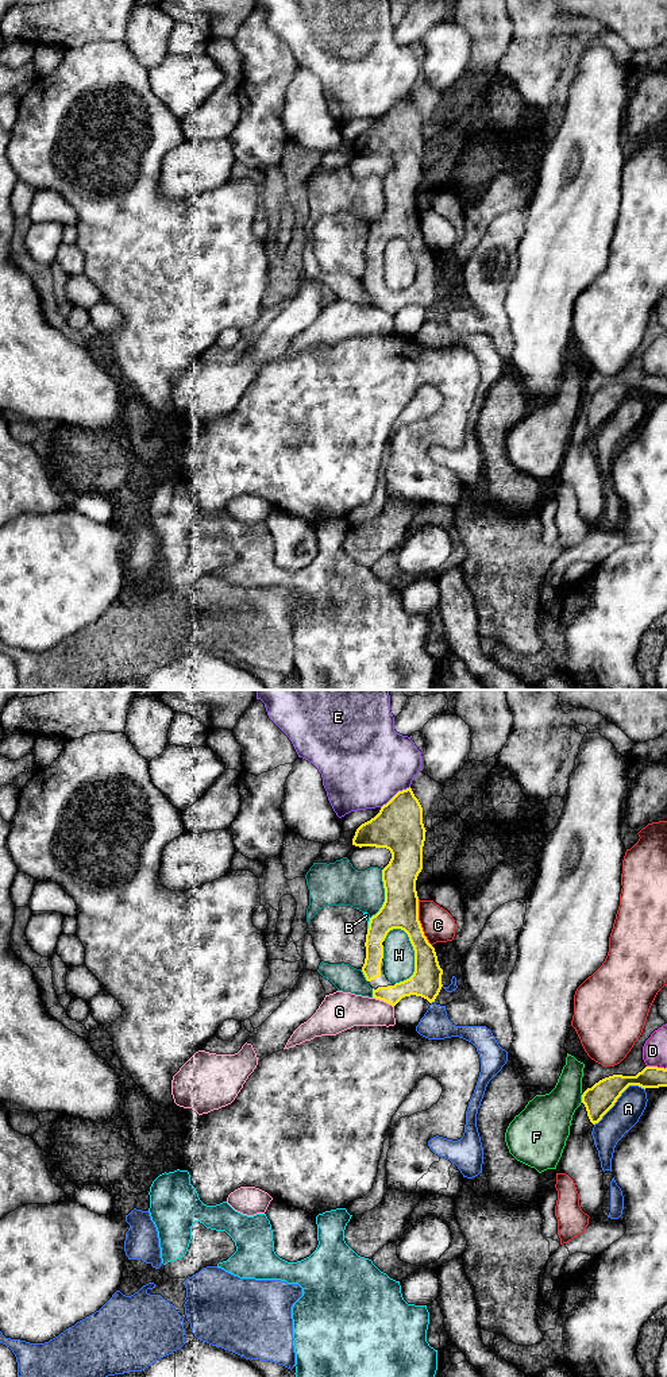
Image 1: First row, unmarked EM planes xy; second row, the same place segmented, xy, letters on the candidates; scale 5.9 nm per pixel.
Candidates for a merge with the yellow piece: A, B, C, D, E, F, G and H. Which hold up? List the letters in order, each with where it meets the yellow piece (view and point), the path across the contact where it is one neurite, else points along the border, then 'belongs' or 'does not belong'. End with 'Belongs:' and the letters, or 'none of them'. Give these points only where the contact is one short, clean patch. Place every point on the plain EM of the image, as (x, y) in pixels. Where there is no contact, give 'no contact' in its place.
A: meets yellow in xy at (619, 405); does not belong
B: meets yellow in xy at (369, 232); does not belong
C: meets yellow in xy at (419, 231); does not belong
D: meets yellow in xy at (656, 375); does not belong
E: meets yellow in xy at (396, 103); does not belong
F: meets yellow in xy at (582, 407); does not belong
G: meets yellow in xy at (384, 309); border along xy (373, 305), (388, 311), (393, 316); does not belong
H: meets yellow in xy at (415, 267); does not belong
Belongs: none of them

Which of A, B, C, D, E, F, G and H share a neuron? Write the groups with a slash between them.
A / B / C / D / E / F / G / H

